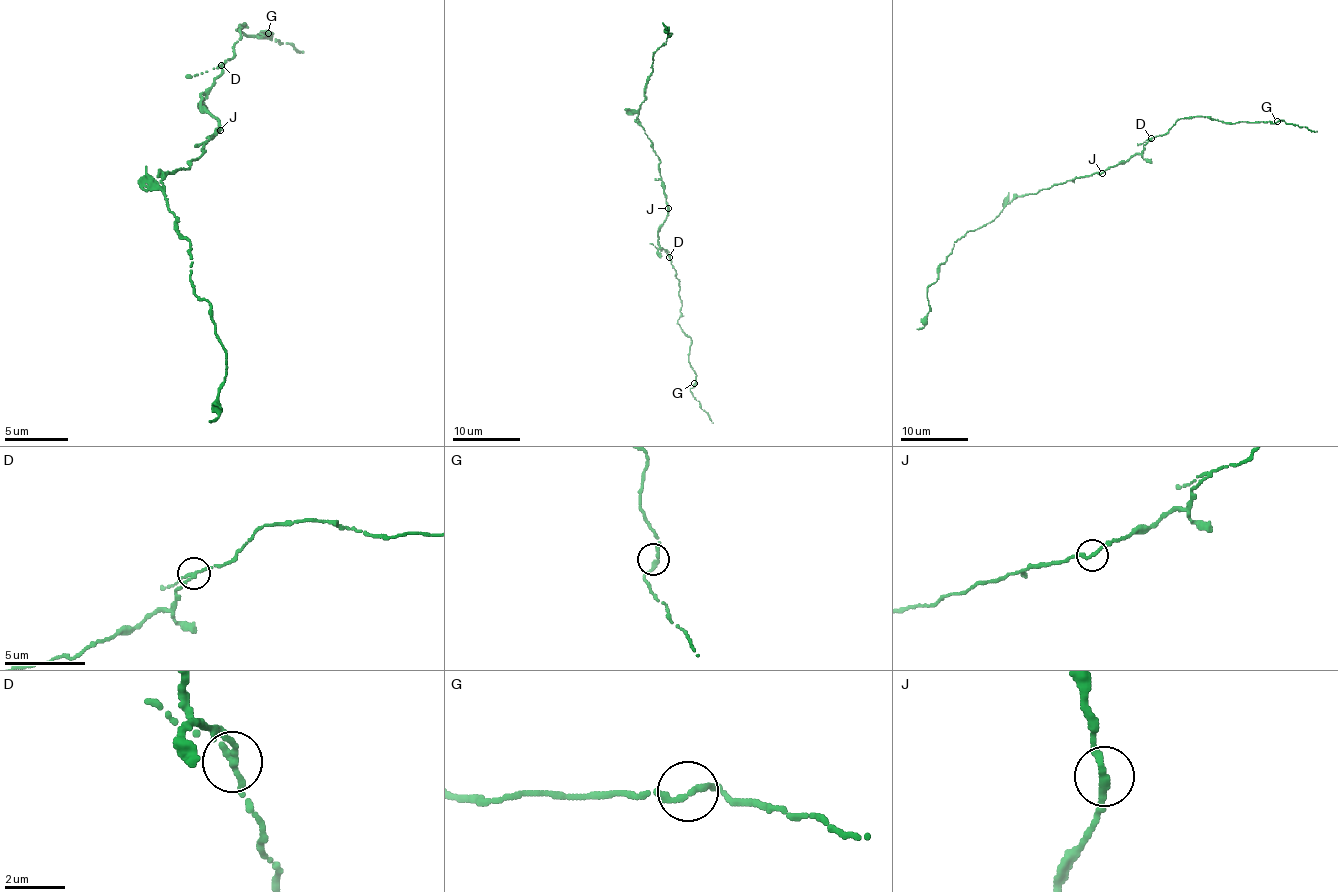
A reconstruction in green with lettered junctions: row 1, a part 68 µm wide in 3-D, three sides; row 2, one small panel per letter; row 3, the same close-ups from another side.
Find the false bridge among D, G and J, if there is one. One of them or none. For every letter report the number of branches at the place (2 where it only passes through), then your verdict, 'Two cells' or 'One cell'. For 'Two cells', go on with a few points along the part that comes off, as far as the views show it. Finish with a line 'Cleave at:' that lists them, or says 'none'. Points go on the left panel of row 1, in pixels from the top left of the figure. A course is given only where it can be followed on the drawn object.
D: Branches: 2. One cell
G: Branches: 2. One cell
J: Branches: 2. One cell
Cleave at: none

